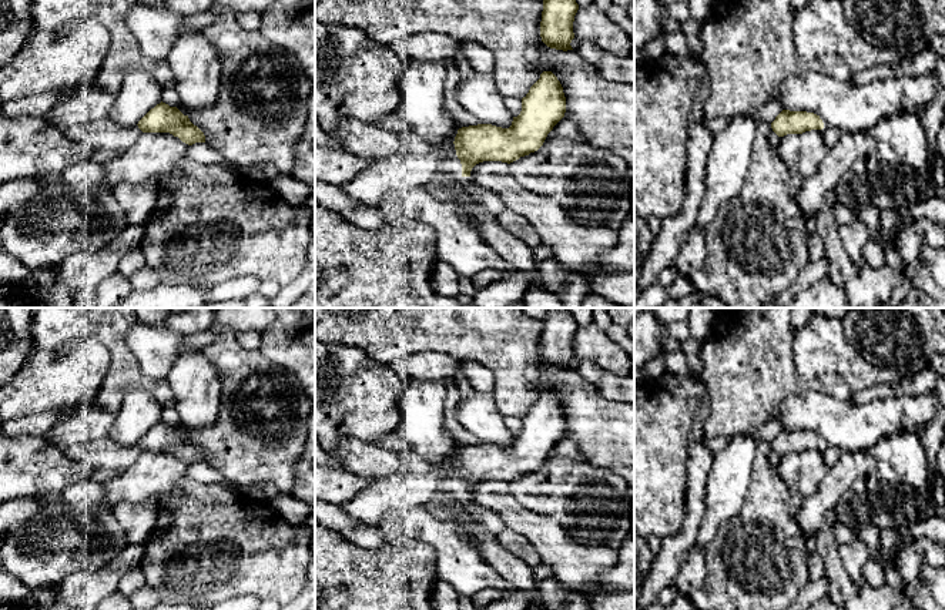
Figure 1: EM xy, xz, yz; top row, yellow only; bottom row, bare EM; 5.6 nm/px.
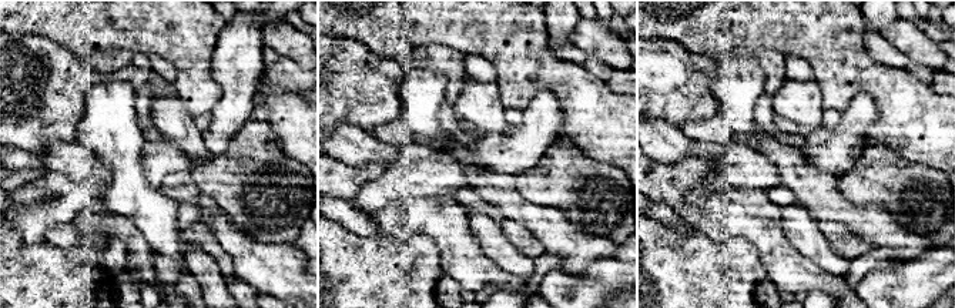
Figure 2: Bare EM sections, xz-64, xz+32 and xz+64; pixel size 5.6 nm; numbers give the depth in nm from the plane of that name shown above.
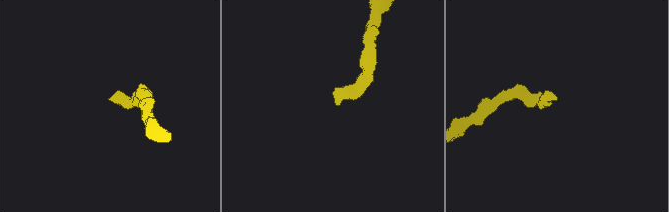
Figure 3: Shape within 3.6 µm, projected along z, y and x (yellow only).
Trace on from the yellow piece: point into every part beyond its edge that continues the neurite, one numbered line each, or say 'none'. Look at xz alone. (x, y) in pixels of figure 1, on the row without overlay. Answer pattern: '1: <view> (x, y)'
1: xz (418, 482)

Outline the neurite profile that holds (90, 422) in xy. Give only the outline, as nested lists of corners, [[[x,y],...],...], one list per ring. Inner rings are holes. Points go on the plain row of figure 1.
[[[88,403],[68,419],[58,420],[44,436],[47,443],[58,450],[108,436],[115,415]]]

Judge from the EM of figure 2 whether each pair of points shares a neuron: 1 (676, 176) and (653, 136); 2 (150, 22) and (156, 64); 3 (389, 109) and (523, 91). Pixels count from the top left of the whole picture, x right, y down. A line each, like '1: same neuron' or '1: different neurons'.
1: different neurons
2: different neurons
3: different neurons

